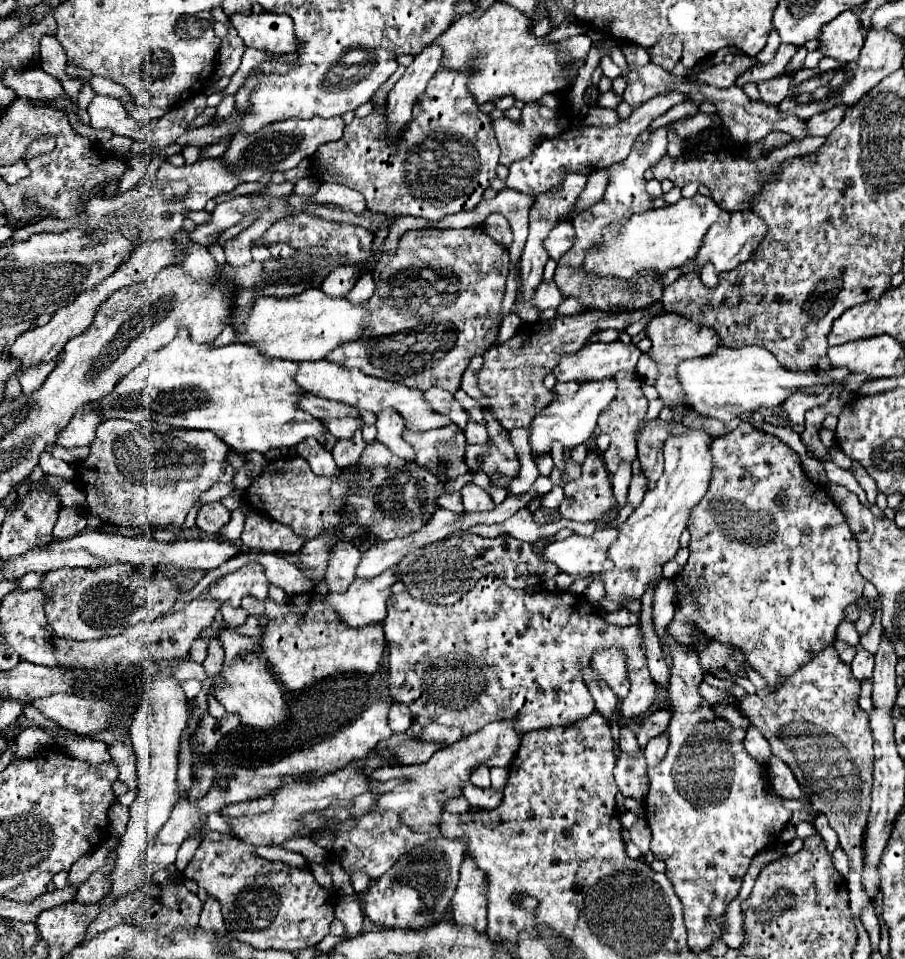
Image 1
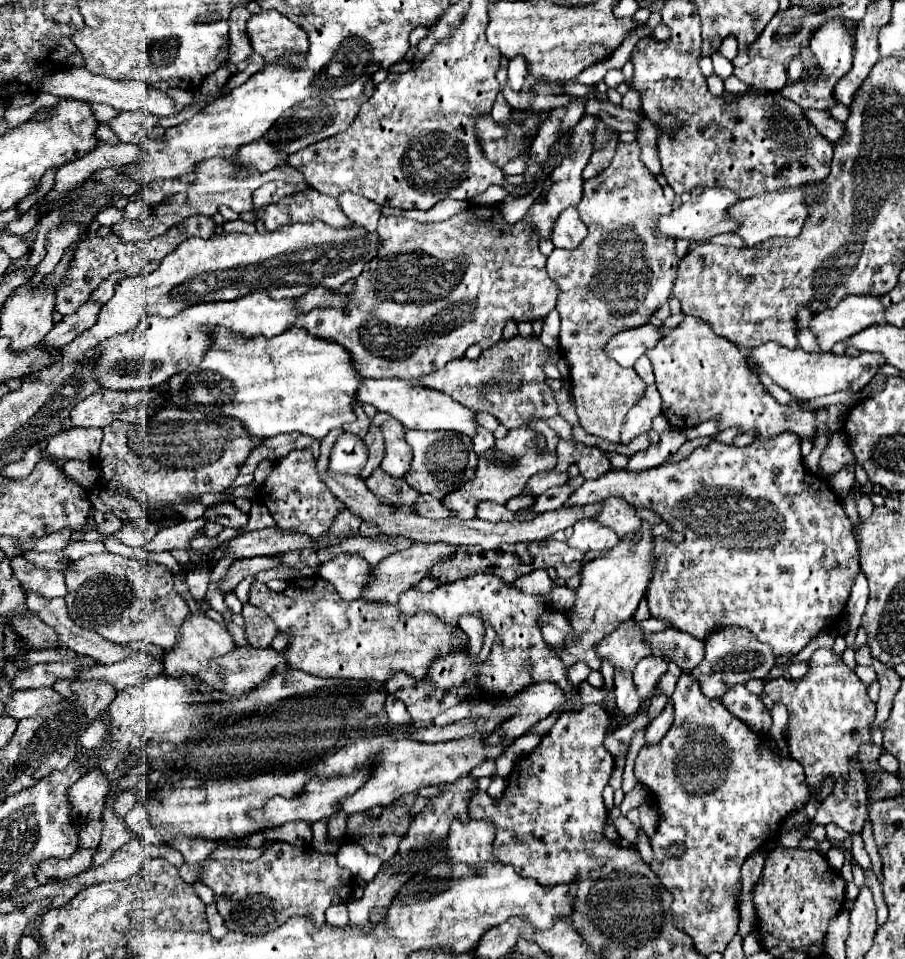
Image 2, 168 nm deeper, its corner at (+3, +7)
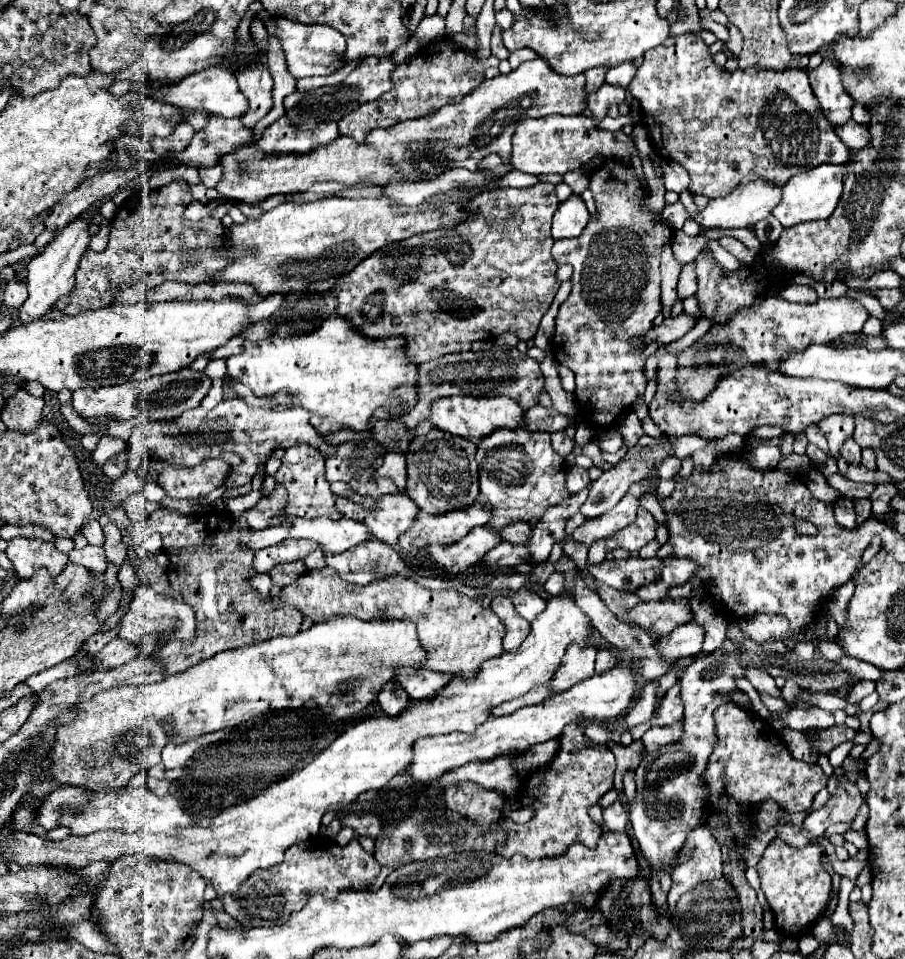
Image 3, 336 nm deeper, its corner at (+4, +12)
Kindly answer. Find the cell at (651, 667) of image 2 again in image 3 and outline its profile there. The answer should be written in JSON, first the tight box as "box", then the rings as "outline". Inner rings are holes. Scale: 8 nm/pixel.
{"box":[654,623,704,663],"outline":[[[686,623],[682,627],[676,627],[670,633],[668,641],[658,639],[658,643],[654,643],[654,649],[666,663],[674,663],[680,657],[700,653],[702,641],[704,641],[704,629],[698,627],[696,623]]]}

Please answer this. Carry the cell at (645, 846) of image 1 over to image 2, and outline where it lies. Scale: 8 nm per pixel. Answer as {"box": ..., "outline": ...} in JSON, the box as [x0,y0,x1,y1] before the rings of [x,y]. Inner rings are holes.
{"box":[615,816,637,842],"outline":[[[619,816],[617,818],[617,822],[615,822],[615,828],[617,828],[617,832],[619,832],[619,836],[621,838],[625,838],[625,840],[629,840],[629,842],[635,842],[637,840],[637,828],[625,818],[625,816]]]}

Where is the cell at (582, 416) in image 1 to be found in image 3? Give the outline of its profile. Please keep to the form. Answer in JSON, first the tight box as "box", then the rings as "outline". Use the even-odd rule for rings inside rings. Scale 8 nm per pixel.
{"box":[398,499,490,561],"outline":[[[478,499],[466,509],[450,511],[446,515],[428,515],[420,511],[410,529],[410,537],[400,535],[398,547],[408,561],[414,561],[426,549],[428,543],[450,545],[462,539],[462,535],[466,535],[470,529],[486,525],[490,519],[490,505],[480,503]]]}

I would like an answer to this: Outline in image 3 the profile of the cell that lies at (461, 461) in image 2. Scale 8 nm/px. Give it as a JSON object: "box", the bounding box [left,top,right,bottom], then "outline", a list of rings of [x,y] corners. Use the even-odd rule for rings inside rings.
{"box":[406,429,480,513],"outline":[[[432,429],[422,437],[414,437],[410,441],[410,451],[406,457],[408,459],[406,493],[426,513],[442,513],[468,507],[480,493],[478,465],[474,455],[476,455],[476,445],[472,441],[444,431]]]}

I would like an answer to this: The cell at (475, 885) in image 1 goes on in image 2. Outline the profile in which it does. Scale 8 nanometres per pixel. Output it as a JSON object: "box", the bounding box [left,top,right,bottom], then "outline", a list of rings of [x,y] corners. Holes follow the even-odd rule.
{"box":[447,820,495,866],"outline":[[[453,820],[447,836],[447,854],[451,862],[467,862],[471,866],[491,862],[495,860],[491,854],[493,836],[493,824],[487,820],[469,820],[467,824]]]}

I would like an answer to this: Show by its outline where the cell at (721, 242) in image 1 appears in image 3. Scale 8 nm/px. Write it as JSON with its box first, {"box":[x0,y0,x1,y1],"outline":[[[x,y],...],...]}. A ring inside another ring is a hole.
{"box":[774,165,842,227],"outline":[[[822,165],[814,167],[802,175],[794,175],[784,187],[782,187],[782,199],[774,207],[774,217],[782,223],[782,227],[792,227],[806,221],[818,221],[828,219],[842,195],[842,165]]]}

